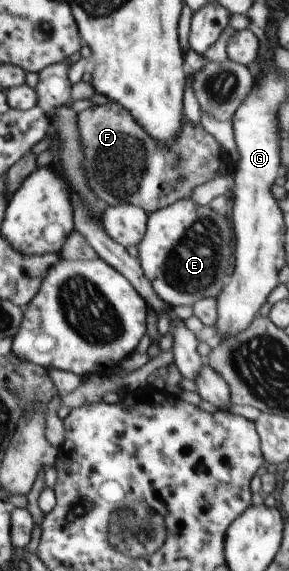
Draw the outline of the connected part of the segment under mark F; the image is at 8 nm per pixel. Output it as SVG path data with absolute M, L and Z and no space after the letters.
M110 102L105 105L94 105L94 107L77 113L77 122L79 125L79 134L81 142L83 143L84 152L84 167L87 175L87 180L92 191L97 195L99 199L103 199L109 206L115 206L118 204L132 204L142 208L147 213L158 211L165 208L175 201L190 198L190 193L198 187L198 185L204 185L207 181L212 181L216 177L221 175L221 169L226 168L222 163L222 146L216 141L213 135L210 135L202 125L194 125L186 116L182 118L181 128L179 131L179 137L172 140L169 144L162 147L162 144L156 145L156 141L150 137L150 134L132 117L130 111L125 107L122 107L119 103Z

